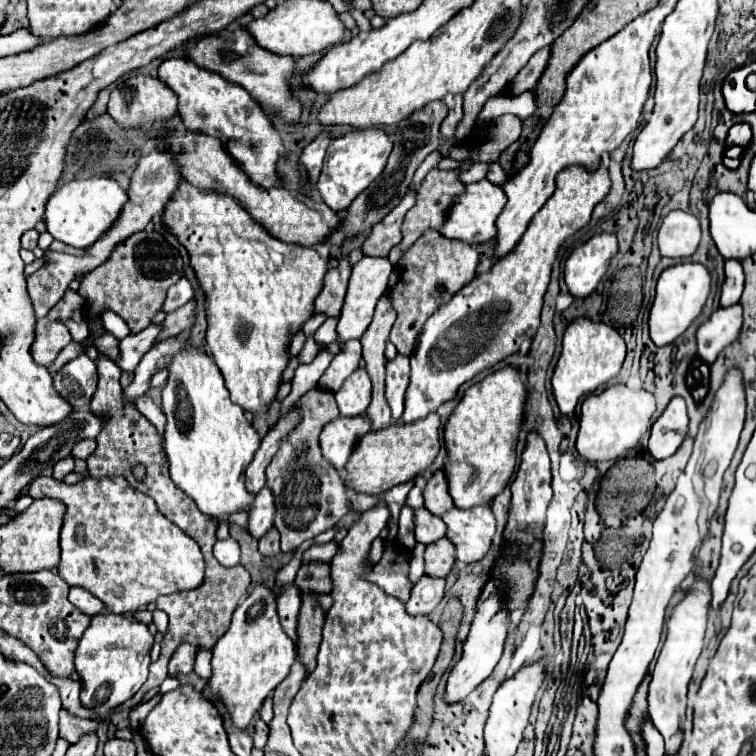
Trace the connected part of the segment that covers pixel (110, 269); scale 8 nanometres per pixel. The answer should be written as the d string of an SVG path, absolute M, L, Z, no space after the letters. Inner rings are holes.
M137 232L117 244L111 256L95 270L87 272L81 280L79 294L87 298L85 316L97 318L103 310L119 314L133 334L151 324L155 314L165 302L171 284L183 276L183 258L159 232Z

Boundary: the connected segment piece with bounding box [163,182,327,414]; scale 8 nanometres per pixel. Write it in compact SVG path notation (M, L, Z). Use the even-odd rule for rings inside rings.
M181 182L181 192L165 206L163 224L189 250L191 266L205 290L209 320L207 346L225 378L231 400L251 414L267 414L289 364L291 338L313 316L313 302L321 292L327 262L313 248L285 244L273 238L263 226L251 220L235 198L217 192L201 192L187 182Z

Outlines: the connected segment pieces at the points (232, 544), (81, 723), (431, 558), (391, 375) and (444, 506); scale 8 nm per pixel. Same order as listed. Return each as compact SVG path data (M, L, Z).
M227 538L227 540L219 540L213 548L215 558L219 560L221 566L237 566L241 560L241 546L237 540Z
M63 710L61 718L59 718L59 724L61 724L61 738L65 738L71 744L75 744L77 738L81 738L87 732L95 732L103 722L83 720L79 716L73 716L69 710Z
M445 536L425 550L425 572L431 576L447 576L455 564L455 546Z
M397 354L393 360L387 360L385 376L385 398L391 406L391 414L397 420L403 414L403 396L409 384L409 356Z
M437 470L425 490L423 490L423 496L425 496L425 508L429 512L433 512L435 516L443 516L447 510L451 510L455 504L451 500L451 494L449 494L449 484L447 484L447 476L445 476L445 470Z

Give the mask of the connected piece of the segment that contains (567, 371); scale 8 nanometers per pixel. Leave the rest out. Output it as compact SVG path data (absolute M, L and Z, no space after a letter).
M587 318L573 320L565 330L563 352L551 378L553 396L559 404L559 410L565 416L571 416L583 396L593 394L619 374L623 360L625 360L625 342L613 326L591 322Z

